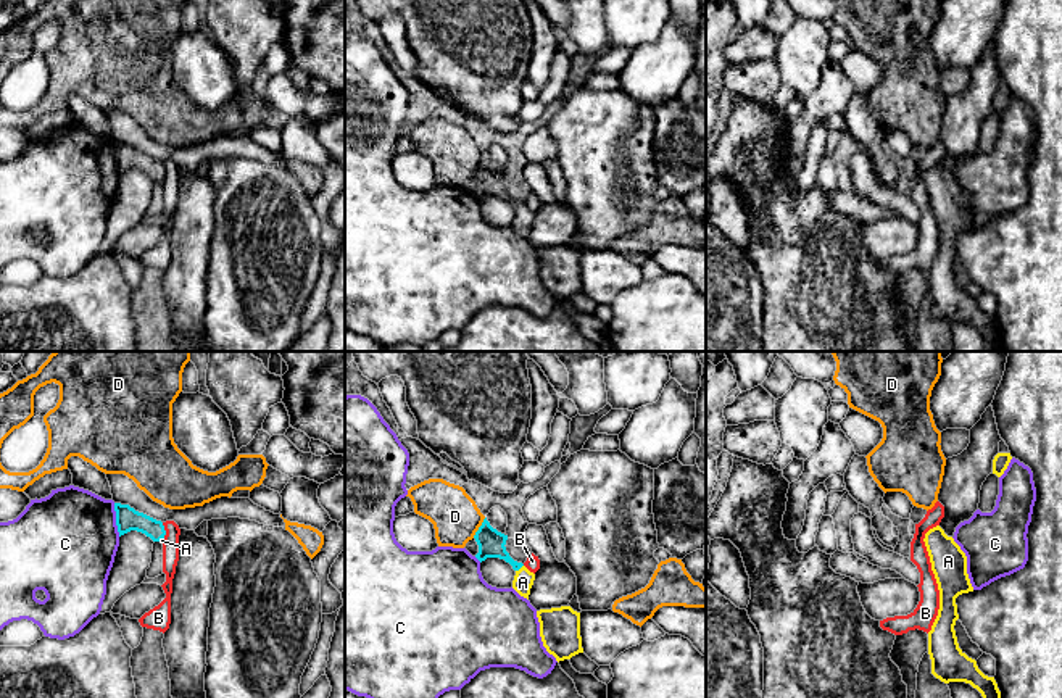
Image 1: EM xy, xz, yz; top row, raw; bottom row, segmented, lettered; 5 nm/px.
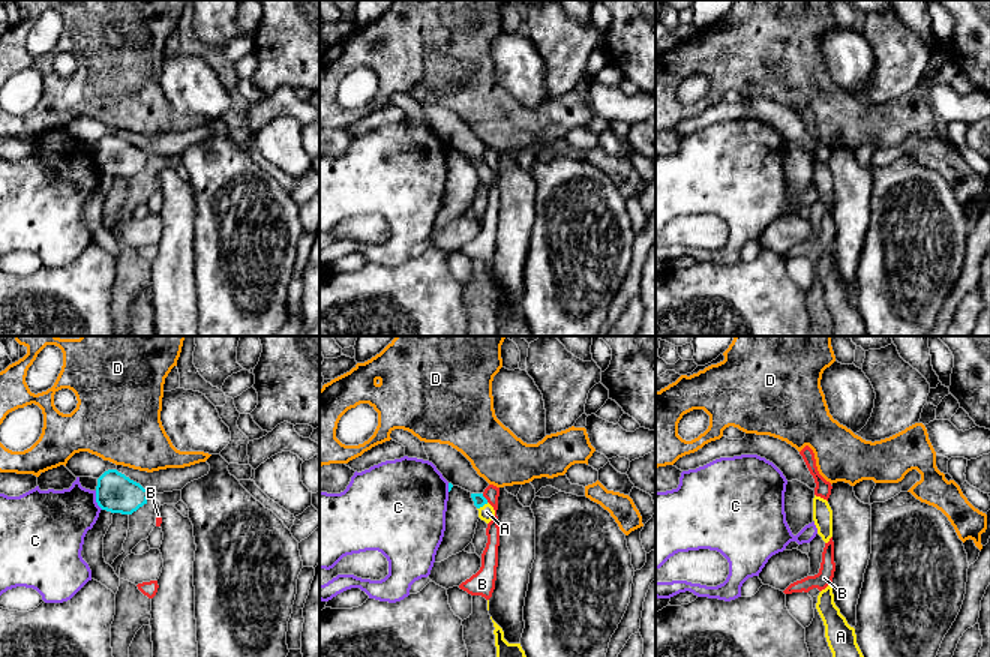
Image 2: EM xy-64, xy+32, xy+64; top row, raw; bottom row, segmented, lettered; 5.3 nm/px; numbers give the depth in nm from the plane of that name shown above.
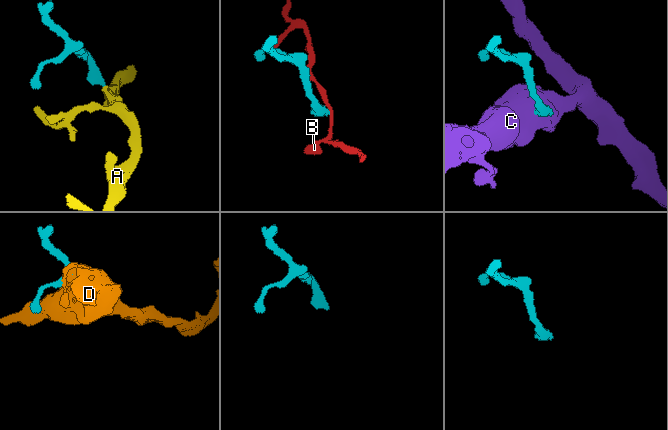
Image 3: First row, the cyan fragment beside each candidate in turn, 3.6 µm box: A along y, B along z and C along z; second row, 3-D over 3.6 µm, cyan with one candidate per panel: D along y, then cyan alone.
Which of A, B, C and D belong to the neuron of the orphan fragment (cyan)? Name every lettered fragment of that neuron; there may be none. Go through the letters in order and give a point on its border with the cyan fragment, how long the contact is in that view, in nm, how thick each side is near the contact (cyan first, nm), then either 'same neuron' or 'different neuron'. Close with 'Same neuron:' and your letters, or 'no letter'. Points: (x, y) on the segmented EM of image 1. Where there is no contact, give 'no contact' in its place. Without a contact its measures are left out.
A: contact xz (519, 568); length 50 nm; calibres 130 and 100 nm; same neuron
B: contact xy (165, 531); length 80 nm; calibres 120 and 80 nm; different neuron
C: contact xy (116, 519); length 170 nm; calibres 120 and 480 nm; different neuron
D: contact xz (479, 527); length 120 nm; calibres 130 and 240 nm; different neuron
Same neuron: A

